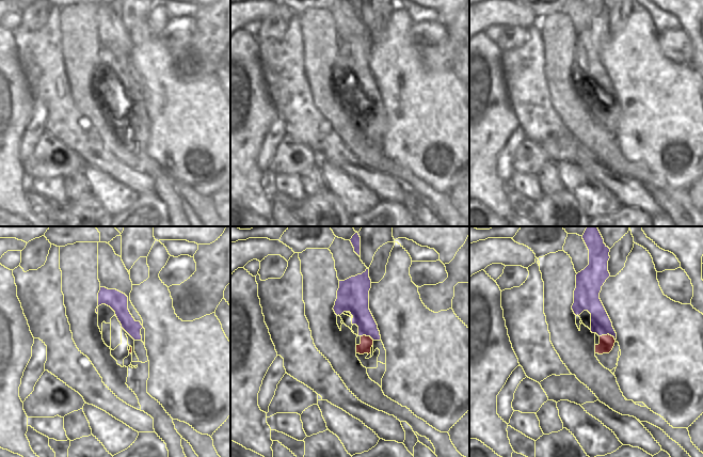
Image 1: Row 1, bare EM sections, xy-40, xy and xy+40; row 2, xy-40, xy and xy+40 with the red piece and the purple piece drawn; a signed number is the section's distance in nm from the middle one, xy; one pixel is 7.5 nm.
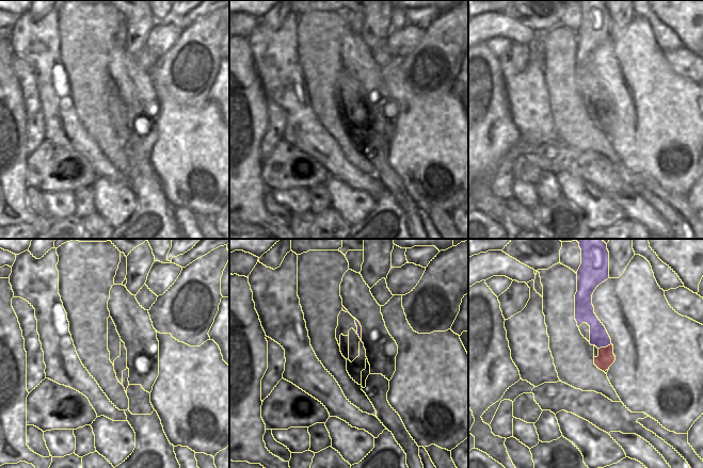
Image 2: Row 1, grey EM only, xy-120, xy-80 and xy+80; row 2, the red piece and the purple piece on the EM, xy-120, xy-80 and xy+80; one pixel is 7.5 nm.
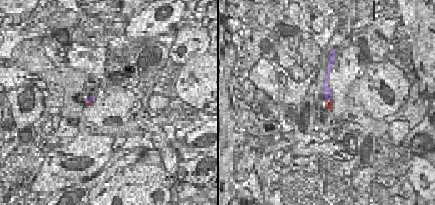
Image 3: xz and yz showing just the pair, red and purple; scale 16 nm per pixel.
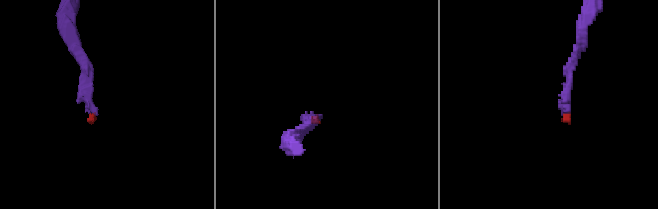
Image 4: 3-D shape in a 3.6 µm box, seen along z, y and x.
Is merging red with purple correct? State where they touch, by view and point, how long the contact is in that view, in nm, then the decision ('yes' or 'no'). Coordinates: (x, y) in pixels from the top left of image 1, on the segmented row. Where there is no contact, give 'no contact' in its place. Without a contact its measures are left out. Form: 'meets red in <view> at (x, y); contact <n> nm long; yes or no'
meets red in xy+40 at (608, 334); contact 120 nm long; yes

